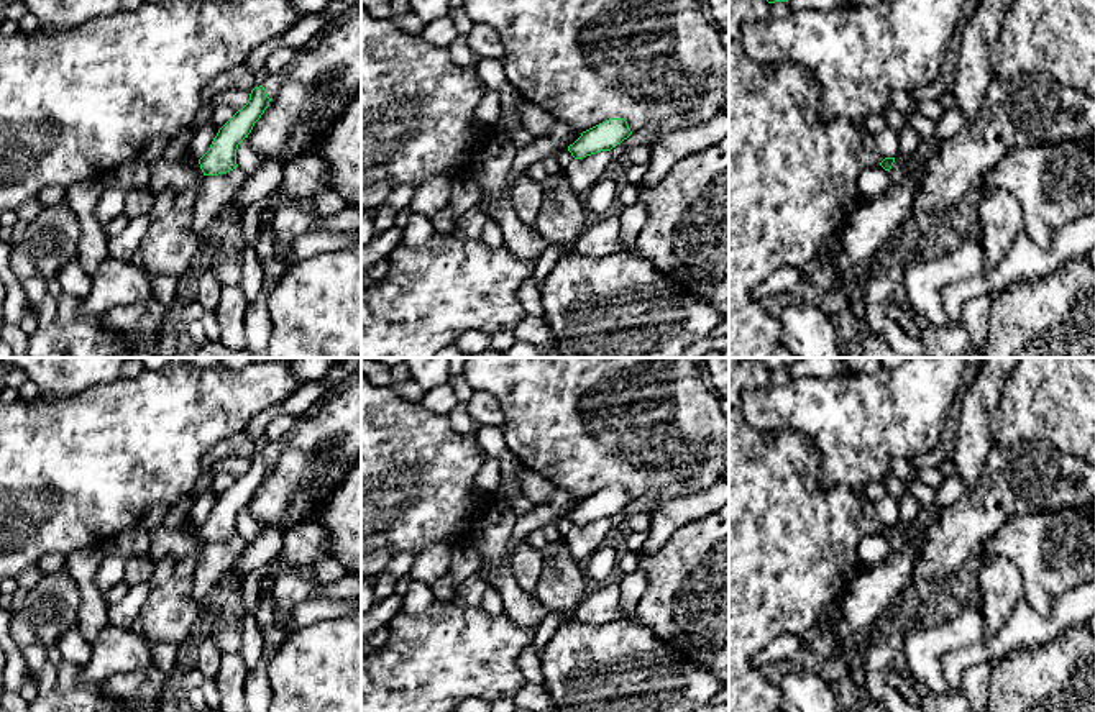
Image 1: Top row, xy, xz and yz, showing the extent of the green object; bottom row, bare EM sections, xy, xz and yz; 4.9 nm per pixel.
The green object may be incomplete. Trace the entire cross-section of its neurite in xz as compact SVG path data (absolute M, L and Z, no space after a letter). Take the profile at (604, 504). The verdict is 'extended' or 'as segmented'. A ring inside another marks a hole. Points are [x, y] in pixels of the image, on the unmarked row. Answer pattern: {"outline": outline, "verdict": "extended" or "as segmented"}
{"outline": "M609 486L583 499L581 504L568 513L568 518L575 527L583 527L601 518L611 518L630 502L632 499L624 486Z", "verdict": "as segmented"}

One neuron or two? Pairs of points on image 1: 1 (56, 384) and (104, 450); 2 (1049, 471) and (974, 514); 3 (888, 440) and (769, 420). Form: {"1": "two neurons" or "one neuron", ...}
{"1": "two neurons", "2": "one neuron", "3": "one neuron"}

